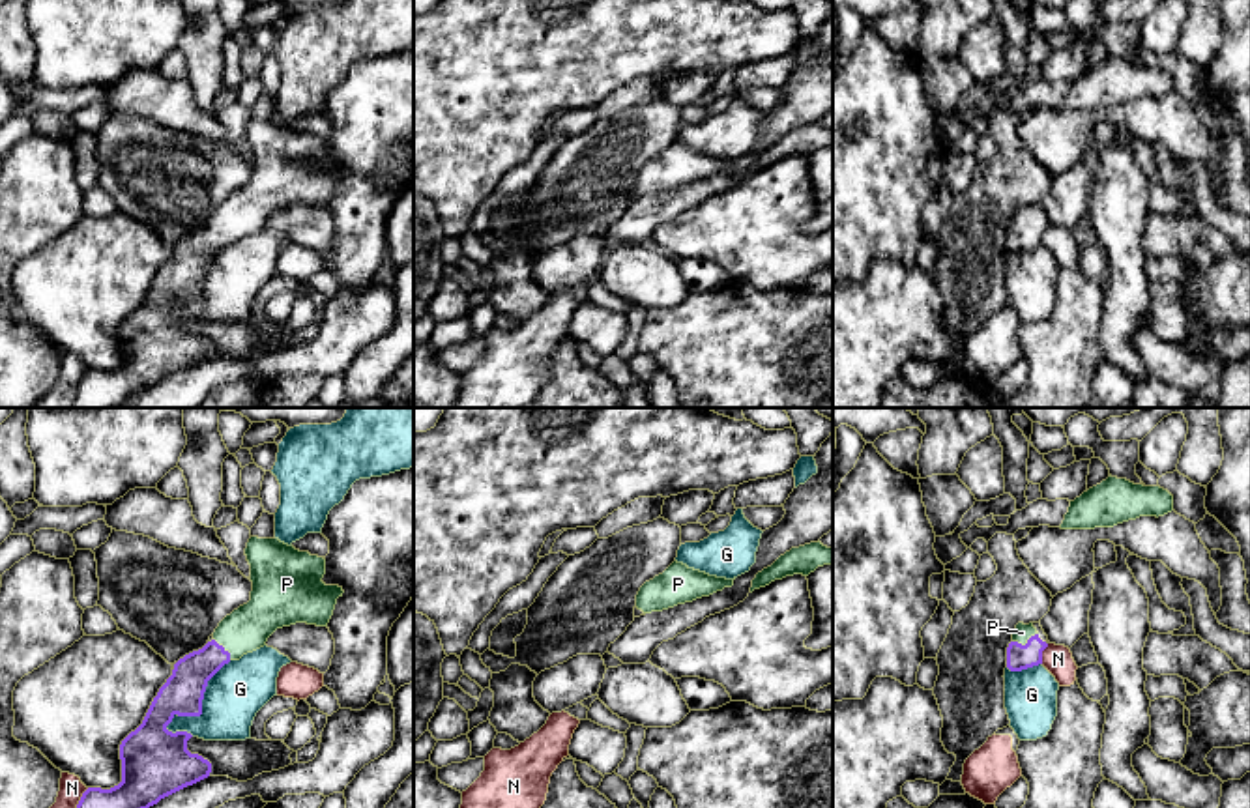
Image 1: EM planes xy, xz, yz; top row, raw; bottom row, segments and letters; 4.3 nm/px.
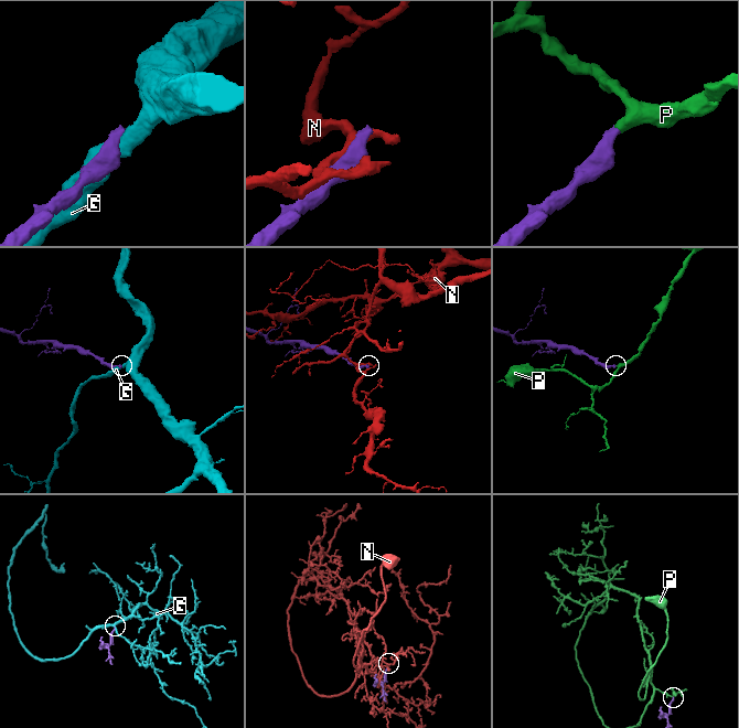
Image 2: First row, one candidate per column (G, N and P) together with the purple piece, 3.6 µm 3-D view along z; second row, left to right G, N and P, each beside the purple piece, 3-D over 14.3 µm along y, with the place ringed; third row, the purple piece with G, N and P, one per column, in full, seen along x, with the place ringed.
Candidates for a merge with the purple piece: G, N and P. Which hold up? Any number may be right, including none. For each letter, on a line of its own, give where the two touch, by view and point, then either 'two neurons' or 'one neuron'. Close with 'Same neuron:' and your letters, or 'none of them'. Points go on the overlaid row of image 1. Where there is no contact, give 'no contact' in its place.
G: contact xy (201, 707); two neurons
N: contact xy (81, 797); two neurons
P: contact yz (1026, 644); one neuron
Same neuron: P

